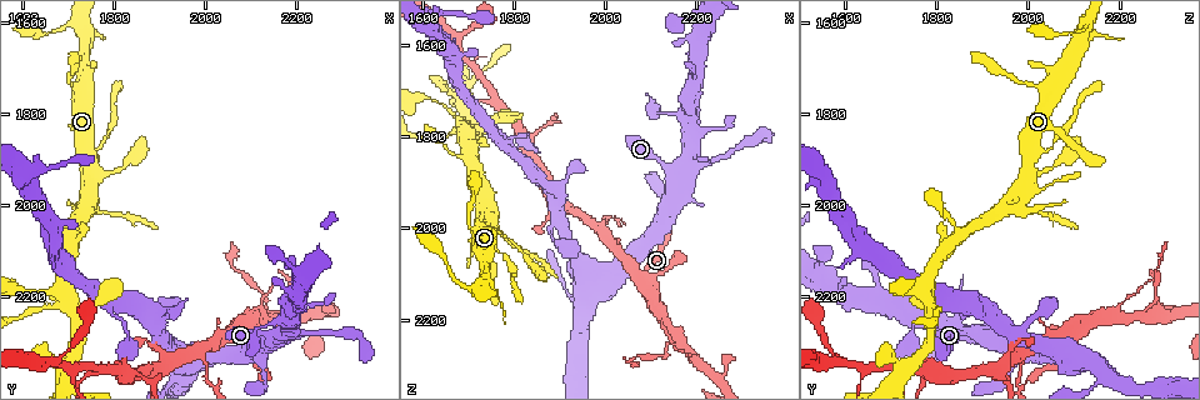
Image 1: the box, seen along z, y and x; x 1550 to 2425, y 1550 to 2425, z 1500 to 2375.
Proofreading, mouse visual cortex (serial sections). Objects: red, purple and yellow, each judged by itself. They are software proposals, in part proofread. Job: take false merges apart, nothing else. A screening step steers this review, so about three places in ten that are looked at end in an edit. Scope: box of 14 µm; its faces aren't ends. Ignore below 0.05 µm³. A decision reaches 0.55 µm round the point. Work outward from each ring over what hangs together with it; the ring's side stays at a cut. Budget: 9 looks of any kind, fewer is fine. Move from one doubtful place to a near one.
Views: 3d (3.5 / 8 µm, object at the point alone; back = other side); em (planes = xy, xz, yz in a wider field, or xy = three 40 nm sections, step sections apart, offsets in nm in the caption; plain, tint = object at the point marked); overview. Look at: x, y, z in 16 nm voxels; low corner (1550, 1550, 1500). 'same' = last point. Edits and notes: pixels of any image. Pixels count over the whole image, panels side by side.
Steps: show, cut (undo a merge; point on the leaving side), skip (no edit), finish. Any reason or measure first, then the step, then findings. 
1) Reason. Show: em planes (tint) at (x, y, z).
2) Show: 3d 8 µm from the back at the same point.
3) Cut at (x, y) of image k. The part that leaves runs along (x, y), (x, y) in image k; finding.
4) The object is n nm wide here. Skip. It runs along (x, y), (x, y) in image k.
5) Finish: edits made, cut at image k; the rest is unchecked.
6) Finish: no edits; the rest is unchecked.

Thin neck. Show: 3d 8 µm at (1775, 1865, 2055).

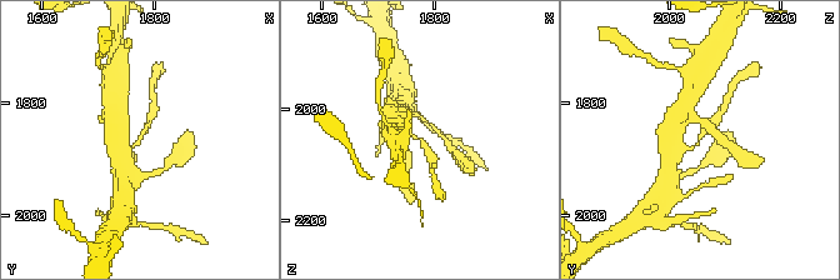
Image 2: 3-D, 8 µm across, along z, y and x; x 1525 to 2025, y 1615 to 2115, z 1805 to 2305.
Show: 3d 3.5 µm from the back at (1765, 1870, 2050).

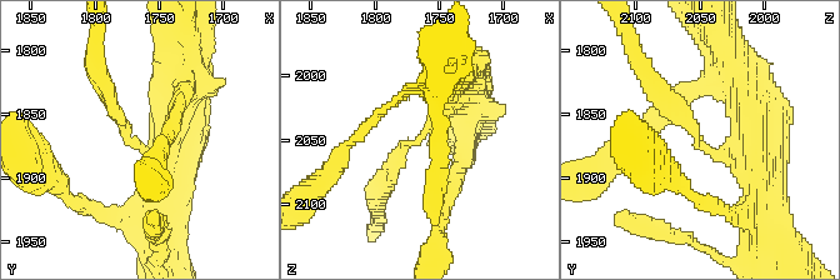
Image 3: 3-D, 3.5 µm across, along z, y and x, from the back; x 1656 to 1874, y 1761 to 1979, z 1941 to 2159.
Show: em planes (tint) at (1770, 1872, 2050).

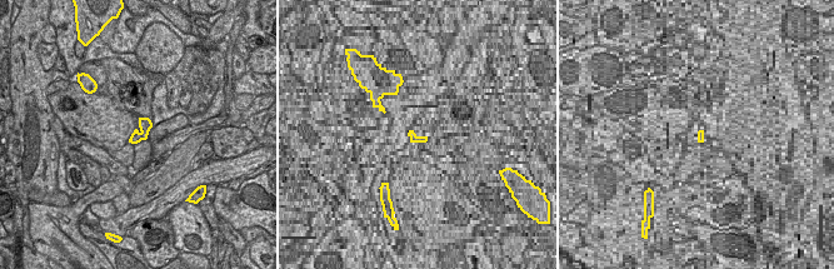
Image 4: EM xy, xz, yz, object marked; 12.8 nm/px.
The arms are 200, 200 nm wide. Cut at (684, 123) of image 3. The part that leaves runs along (704, 146), (653, 93), (638, 63) in image 3; a second cell is stuck on.

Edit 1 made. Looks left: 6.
Redraw. Show: overview.

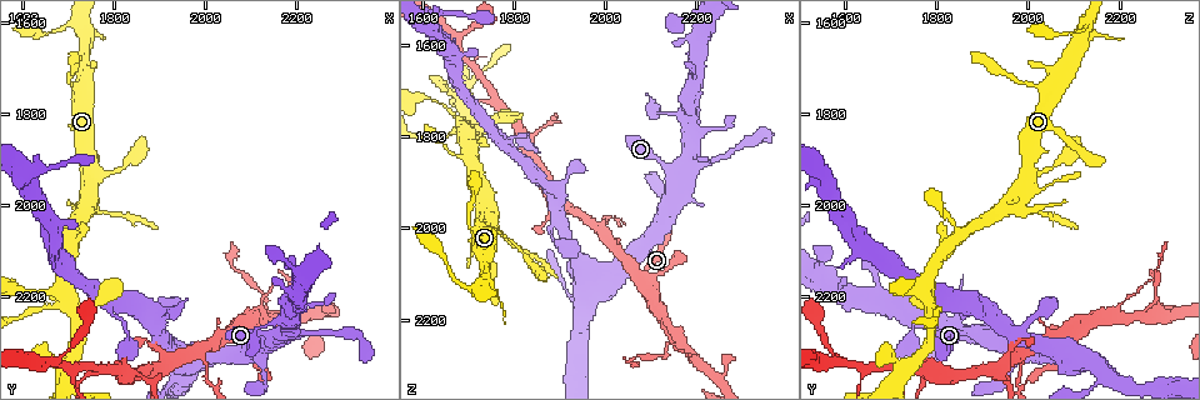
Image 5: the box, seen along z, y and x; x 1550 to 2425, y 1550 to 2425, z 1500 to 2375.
Show: 3d 3.5 µm at (1715, 2355, 1650).

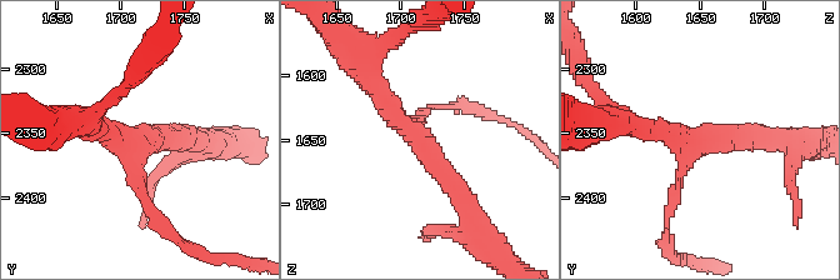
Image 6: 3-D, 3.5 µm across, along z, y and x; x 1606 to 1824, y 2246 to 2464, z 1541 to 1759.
3 arms meet here; the arms are 150, 300, 300 nm wide; shape alone is not enough. Show: em planes (tint) at (1712, 2358, 1648).

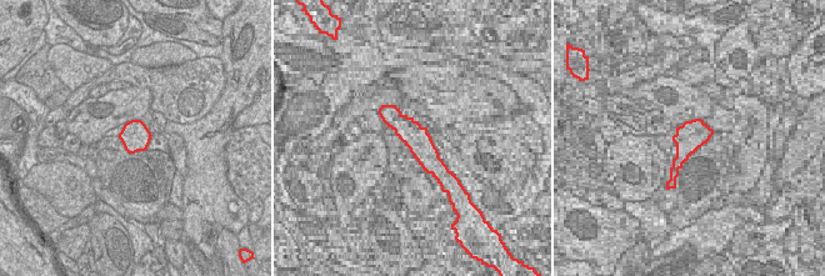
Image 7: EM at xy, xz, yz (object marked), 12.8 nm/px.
Skip. It runs along (464, 199), (368, 74) in image 6; all the same cell.

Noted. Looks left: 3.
Narrows sharply. Show: 3d 3.5 µm from the back at (1655, 2220, 1800).

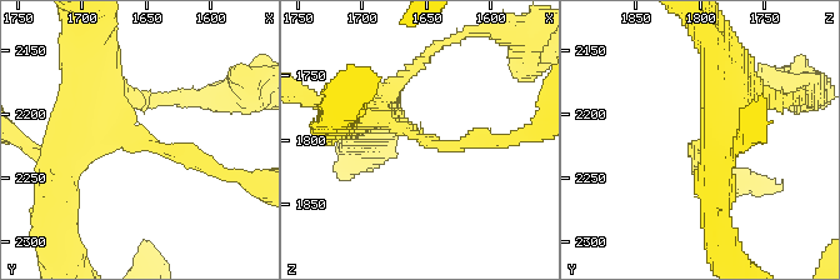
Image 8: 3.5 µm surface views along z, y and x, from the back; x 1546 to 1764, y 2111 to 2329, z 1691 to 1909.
The arms are 200, 500 nm wide. Show: em xy step 2 (tint) at (1656, 2224, 1796).

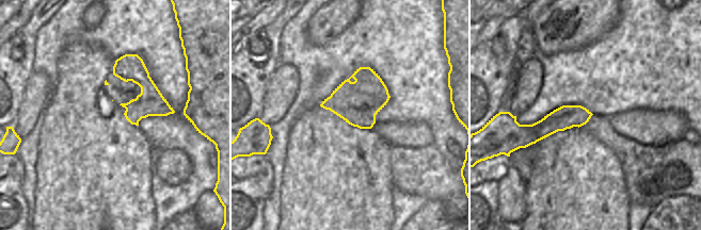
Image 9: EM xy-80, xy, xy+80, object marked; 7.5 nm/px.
Skip. It runs along (588, 114), (567, 116), (522, 135) in image 9; one cell here.

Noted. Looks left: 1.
Finish: edits made, cut at image 3; the rest is unchecked.

